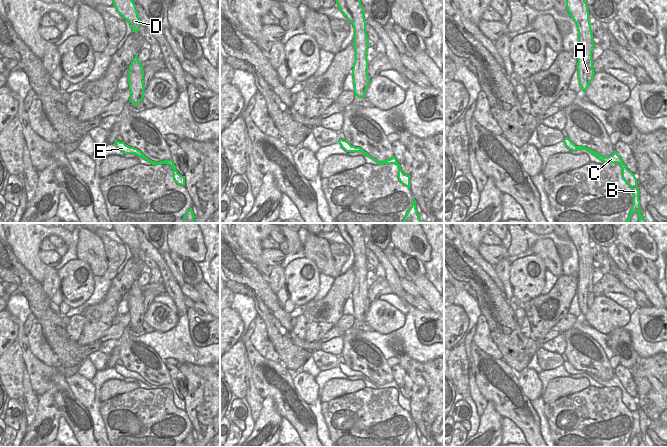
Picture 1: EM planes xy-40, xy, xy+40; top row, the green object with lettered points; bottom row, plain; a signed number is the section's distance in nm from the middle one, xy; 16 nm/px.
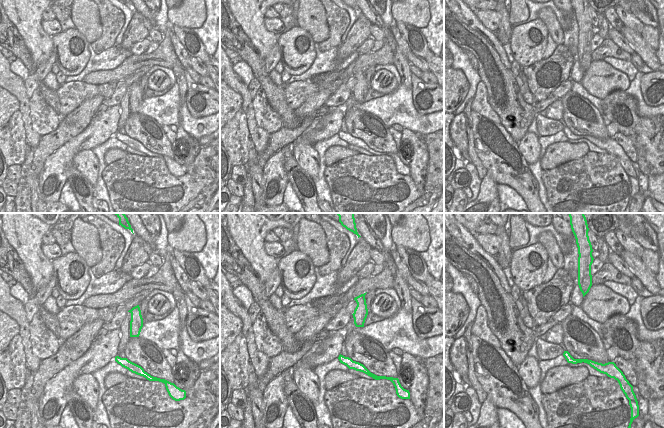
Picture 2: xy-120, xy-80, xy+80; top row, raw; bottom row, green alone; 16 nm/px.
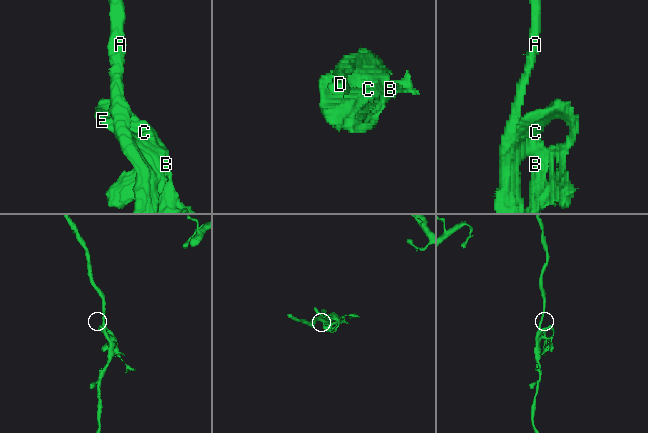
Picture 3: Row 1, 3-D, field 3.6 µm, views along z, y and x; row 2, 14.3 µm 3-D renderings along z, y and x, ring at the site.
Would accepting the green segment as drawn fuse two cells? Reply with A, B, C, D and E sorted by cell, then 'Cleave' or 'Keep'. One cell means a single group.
Groups: A B C D E. Keep

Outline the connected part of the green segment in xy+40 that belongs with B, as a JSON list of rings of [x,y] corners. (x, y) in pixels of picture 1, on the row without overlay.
[[[567,361],[563,363],[563,366],[569,374],[572,374],[572,375],[587,374],[587,375],[589,375],[592,379],[594,379],[599,384],[601,384],[603,386],[603,388],[604,387],[618,387],[622,392],[622,402],[631,411],[631,414],[633,417],[633,429],[632,429],[631,435],[630,435],[629,440],[628,440],[627,444],[625,445],[625,447],[630,447],[630,442],[631,442],[632,438],[635,436],[637,436],[639,439],[638,447],[646,447],[642,438],[641,438],[639,414],[638,414],[638,410],[637,410],[637,402],[635,401],[635,399],[631,395],[629,395],[627,393],[626,389],[623,387],[622,383],[620,382],[620,380],[618,379],[617,376],[614,376],[610,380],[604,381],[604,380],[600,379],[599,377],[597,377],[597,376],[595,376],[595,375],[591,374],[590,372],[587,372],[585,370],[576,370]]]

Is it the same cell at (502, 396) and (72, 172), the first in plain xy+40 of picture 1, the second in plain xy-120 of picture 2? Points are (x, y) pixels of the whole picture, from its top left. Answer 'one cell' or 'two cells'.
one cell

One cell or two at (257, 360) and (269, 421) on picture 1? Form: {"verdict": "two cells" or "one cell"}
{"verdict": "two cells"}

